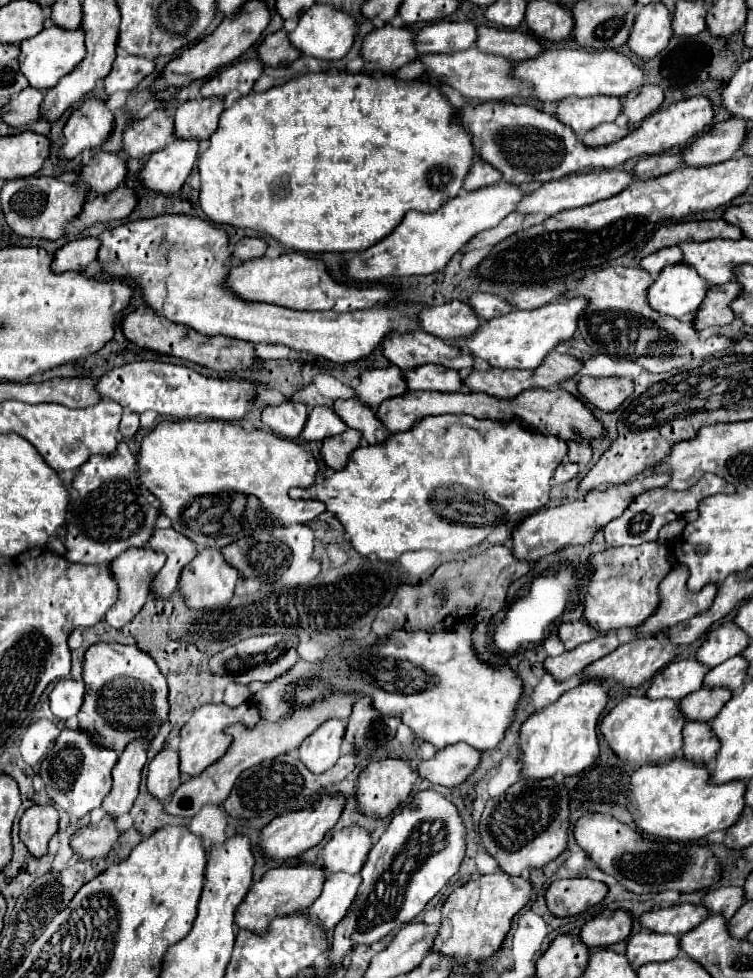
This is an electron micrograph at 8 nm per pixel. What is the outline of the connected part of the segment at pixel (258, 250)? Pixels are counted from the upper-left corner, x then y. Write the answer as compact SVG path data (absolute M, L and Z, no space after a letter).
M245 237L245 239L241 239L241 241L235 245L233 259L237 259L237 261L257 259L257 257L263 257L263 255L265 255L265 249L267 249L267 243L265 243L263 239Z

